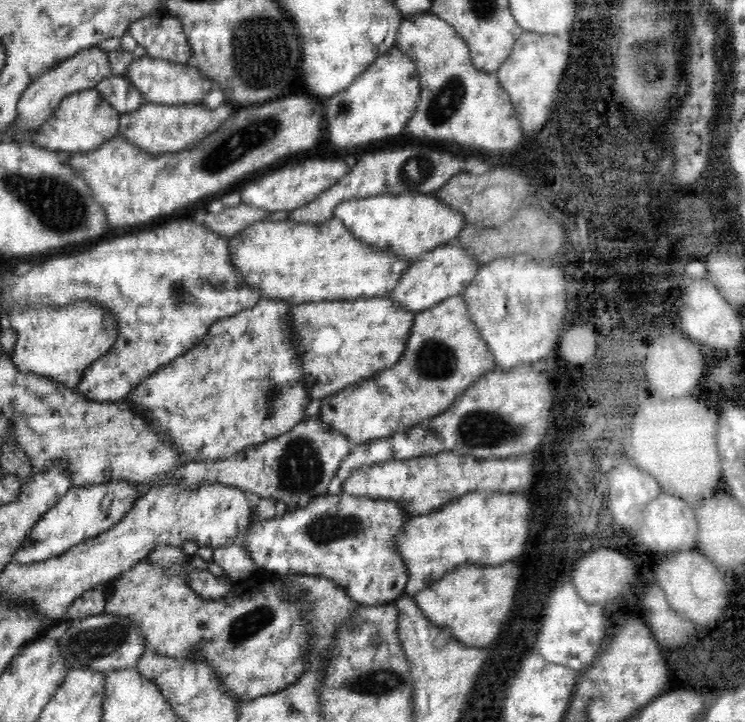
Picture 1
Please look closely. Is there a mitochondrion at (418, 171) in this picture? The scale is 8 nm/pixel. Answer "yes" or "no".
yes

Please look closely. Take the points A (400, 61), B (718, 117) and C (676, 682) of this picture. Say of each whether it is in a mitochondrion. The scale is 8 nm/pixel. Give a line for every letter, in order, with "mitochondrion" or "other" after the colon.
A: other
B: other
C: other

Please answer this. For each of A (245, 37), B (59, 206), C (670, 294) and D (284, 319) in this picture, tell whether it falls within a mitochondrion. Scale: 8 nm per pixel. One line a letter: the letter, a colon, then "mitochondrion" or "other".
A: mitochondrion
B: mitochondrion
C: other
D: other

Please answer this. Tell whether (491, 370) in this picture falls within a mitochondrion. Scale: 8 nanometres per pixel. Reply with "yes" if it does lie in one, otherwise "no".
no

